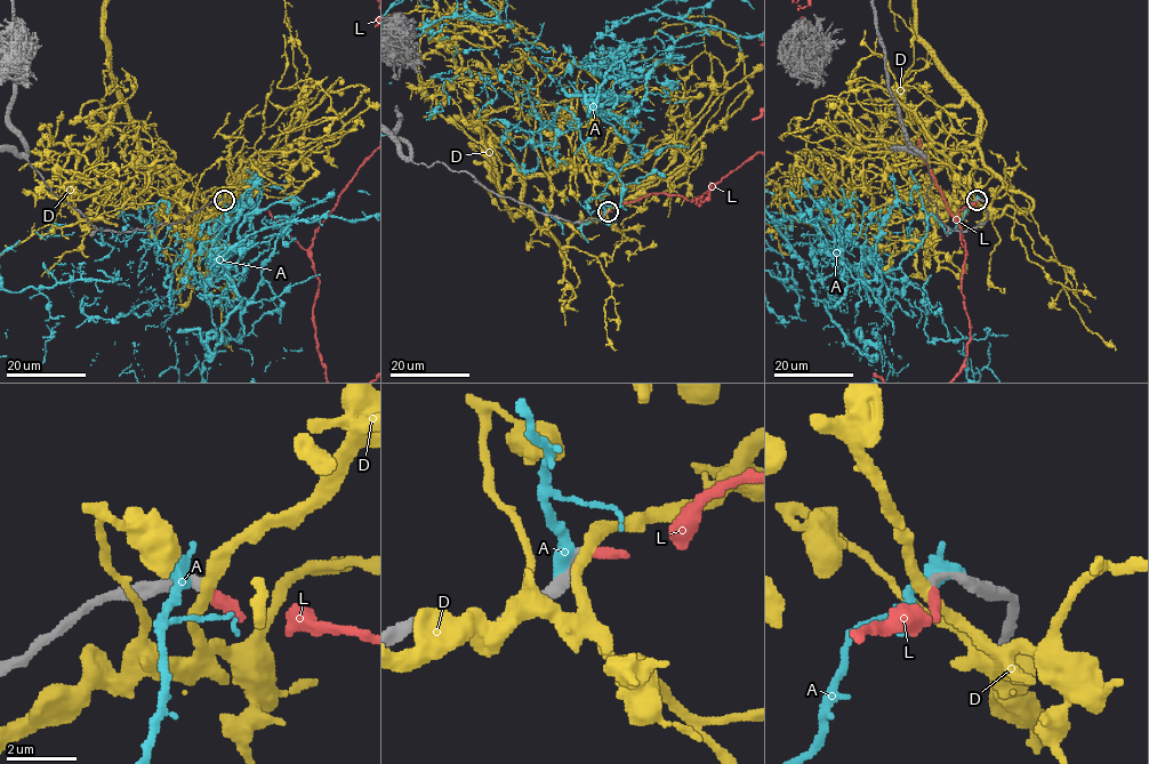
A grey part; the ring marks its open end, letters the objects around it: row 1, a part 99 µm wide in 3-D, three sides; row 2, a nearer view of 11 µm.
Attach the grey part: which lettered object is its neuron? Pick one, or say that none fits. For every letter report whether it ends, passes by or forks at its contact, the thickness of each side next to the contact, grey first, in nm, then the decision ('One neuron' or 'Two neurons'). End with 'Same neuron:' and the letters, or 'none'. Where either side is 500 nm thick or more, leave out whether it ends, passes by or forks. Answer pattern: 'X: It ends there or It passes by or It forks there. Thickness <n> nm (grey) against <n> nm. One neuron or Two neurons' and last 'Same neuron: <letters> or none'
A: Thickness 420 nm (grey) against 550 nm. Two neurons
D: It passes by. Thickness 220 nm (grey) against 360 nm. Two neurons
L: It ends there. Thickness 220 nm (grey) against 320 nm. One neuron
Same neuron: L

